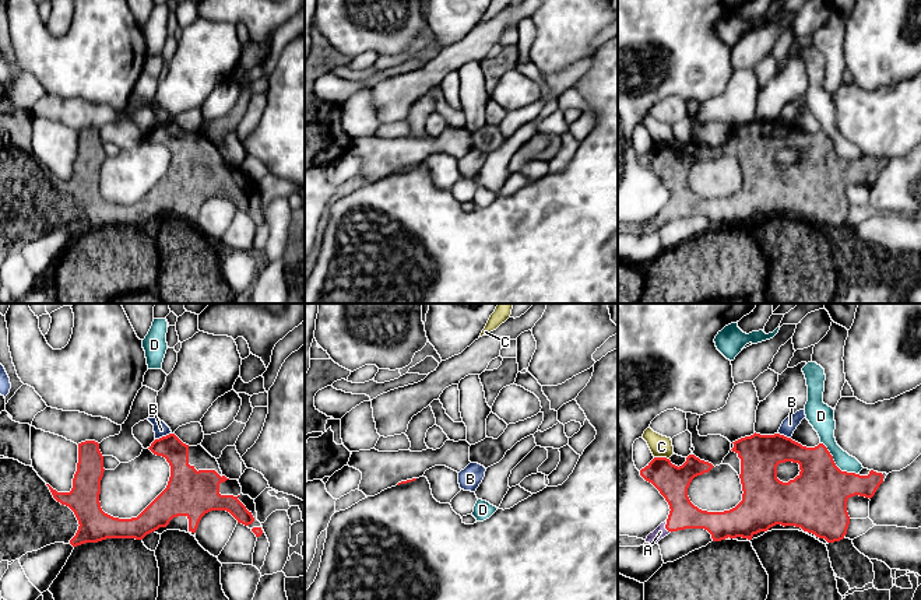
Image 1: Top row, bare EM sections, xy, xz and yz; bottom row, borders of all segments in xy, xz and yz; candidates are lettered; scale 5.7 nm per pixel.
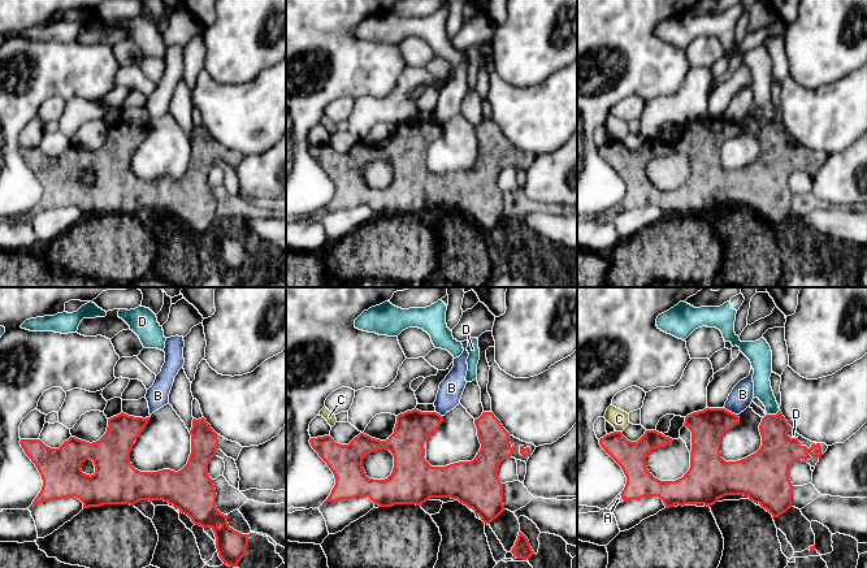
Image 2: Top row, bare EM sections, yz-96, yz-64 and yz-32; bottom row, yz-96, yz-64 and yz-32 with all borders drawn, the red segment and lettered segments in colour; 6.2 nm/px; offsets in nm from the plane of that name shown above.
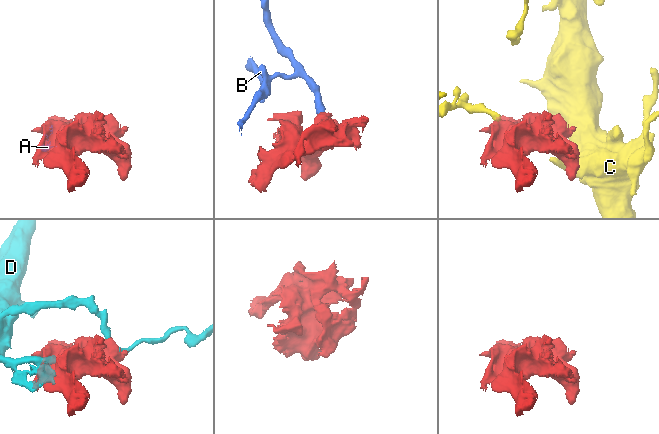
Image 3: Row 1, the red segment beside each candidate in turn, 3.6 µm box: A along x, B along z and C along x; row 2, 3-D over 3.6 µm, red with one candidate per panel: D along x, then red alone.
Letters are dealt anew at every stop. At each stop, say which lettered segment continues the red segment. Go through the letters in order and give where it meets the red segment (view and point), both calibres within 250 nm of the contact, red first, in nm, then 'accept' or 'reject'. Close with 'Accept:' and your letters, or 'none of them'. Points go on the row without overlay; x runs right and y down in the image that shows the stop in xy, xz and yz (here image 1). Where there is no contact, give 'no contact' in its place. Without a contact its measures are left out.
A: contact yz (665, 214); calibres 170 and 70 nm; accept
B: contact xy (162, 123); calibres 140 and 80 nm; reject
C: contact yz (661, 144); calibres 190 and 130 nm; reject
D: contact yz (835, 151); calibres 360 and 130 nm; reject
Accept: A

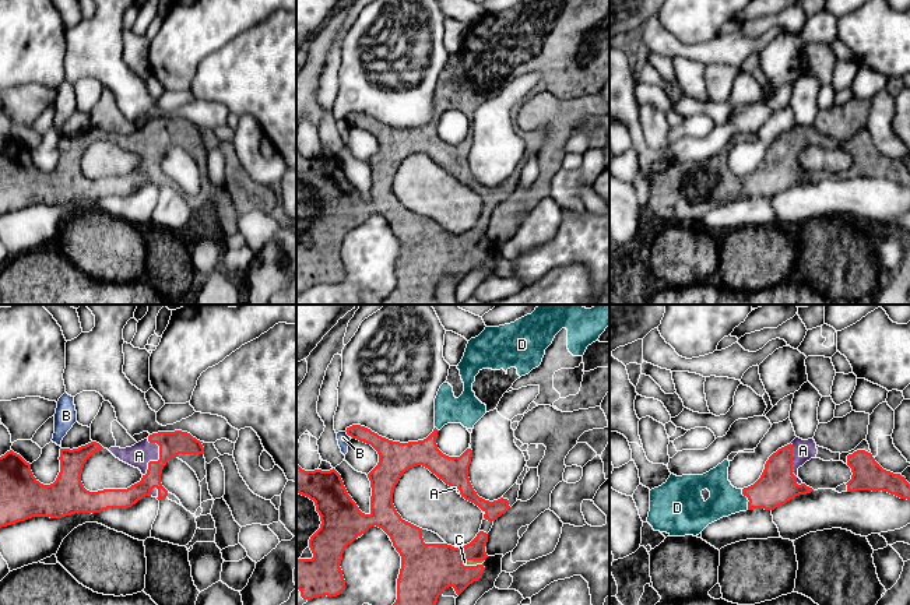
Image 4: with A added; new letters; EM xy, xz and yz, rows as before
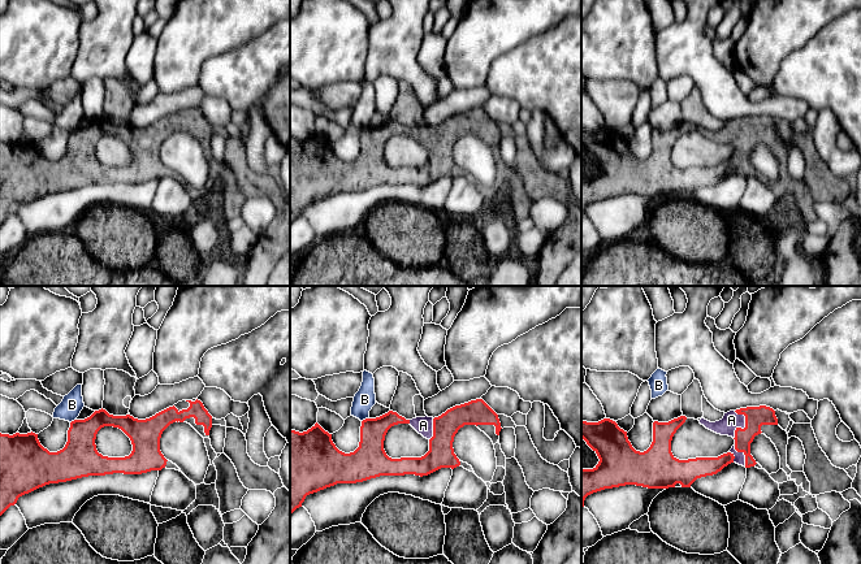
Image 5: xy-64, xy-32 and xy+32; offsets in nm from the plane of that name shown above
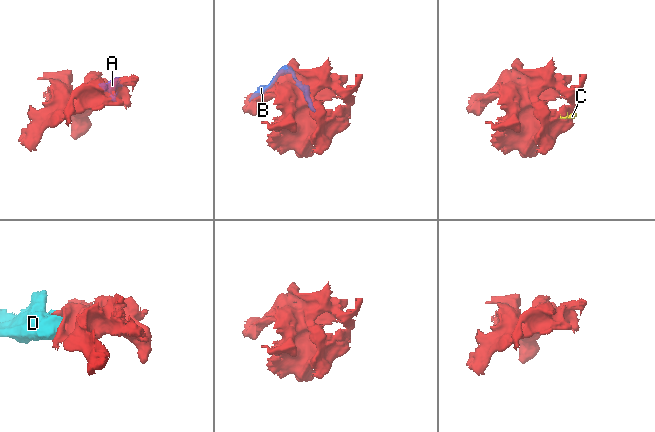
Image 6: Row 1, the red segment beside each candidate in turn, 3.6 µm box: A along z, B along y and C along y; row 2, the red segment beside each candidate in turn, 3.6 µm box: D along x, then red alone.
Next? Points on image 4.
A: contact xy (160, 144); calibres 140 and 140 nm; accept
B: contact xz (347, 120); calibres 120 and 70 nm; reject
C: contact xz (473, 246); calibres 280 and 30 nm; accept
D: contact yz (748, 186); calibres 220 and 180 nm; accept
Accept: A, C, D

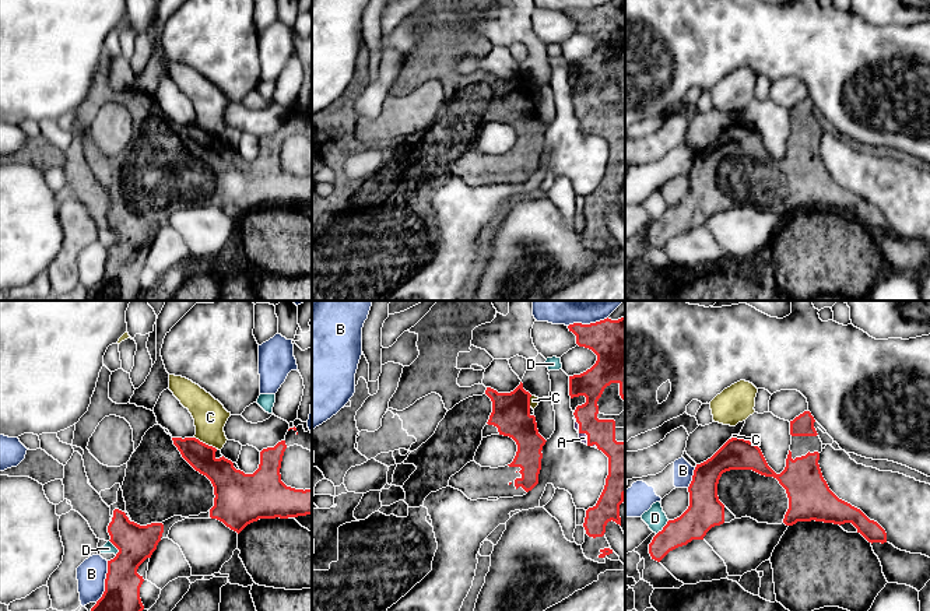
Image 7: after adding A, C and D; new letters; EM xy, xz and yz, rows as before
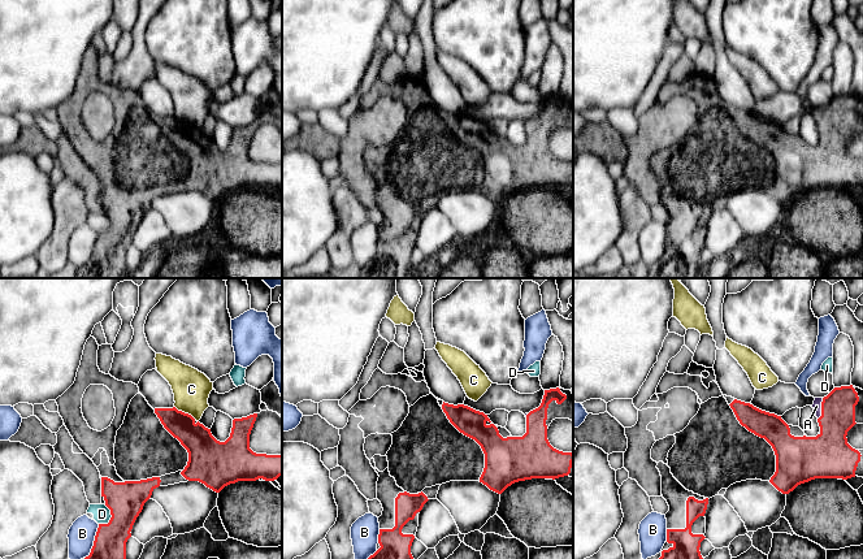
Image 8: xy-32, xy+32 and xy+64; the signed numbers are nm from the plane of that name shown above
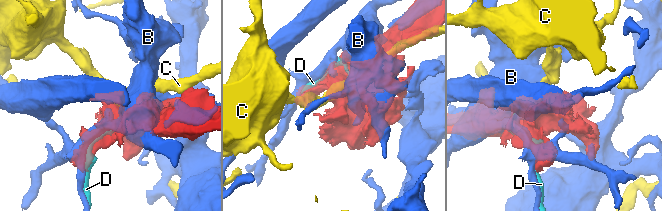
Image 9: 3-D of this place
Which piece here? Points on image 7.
A: contact xz (581, 119); calibres 160 and 50 nm; accept
B: contact xy (105, 269); calibres 260 and 170 nm; reject
C: contact xy (204, 130); calibres 170 and 190 nm; reject
D: contact yz (663, 214); calibres 190 and 120 nm; reject
Accept: A

